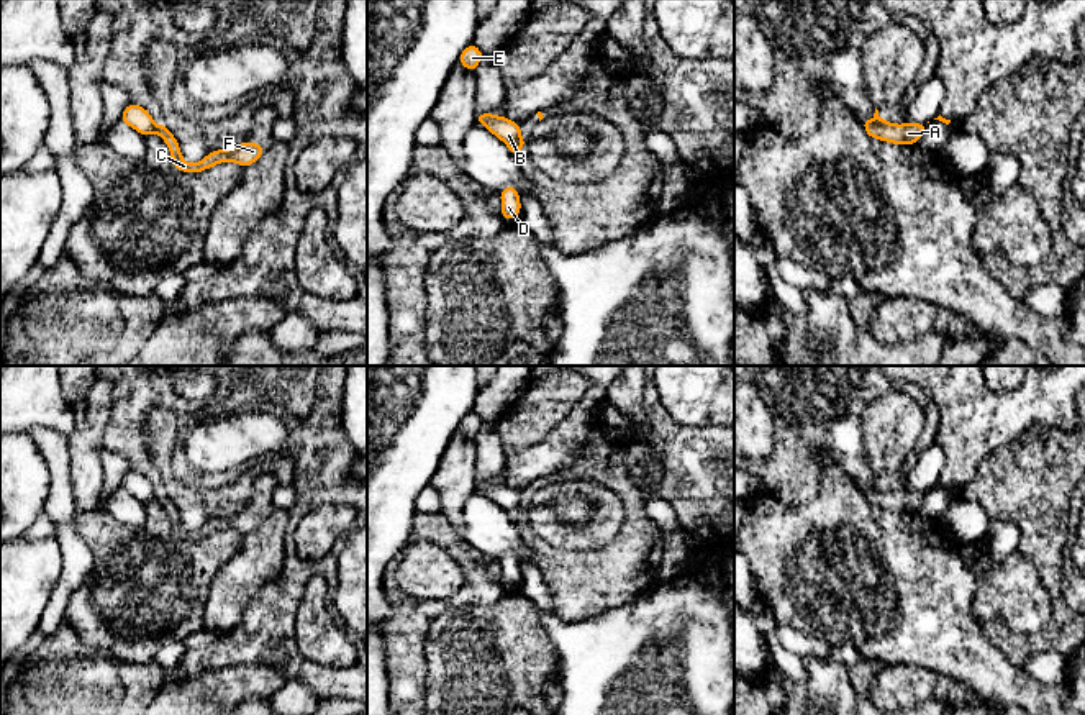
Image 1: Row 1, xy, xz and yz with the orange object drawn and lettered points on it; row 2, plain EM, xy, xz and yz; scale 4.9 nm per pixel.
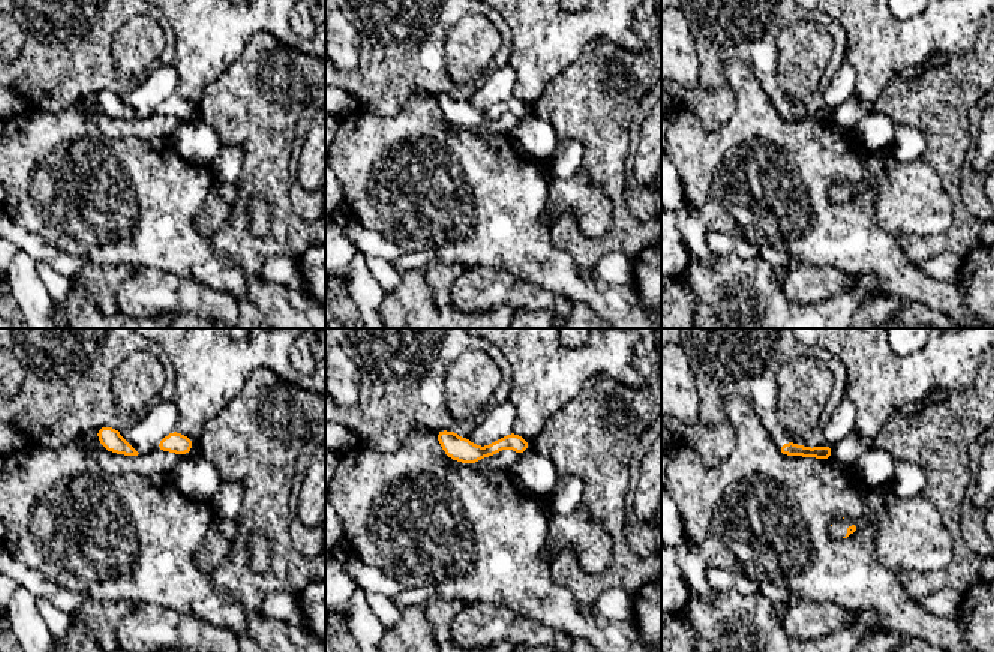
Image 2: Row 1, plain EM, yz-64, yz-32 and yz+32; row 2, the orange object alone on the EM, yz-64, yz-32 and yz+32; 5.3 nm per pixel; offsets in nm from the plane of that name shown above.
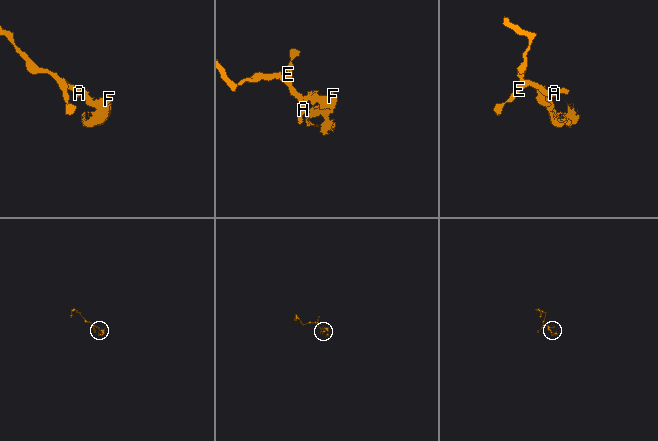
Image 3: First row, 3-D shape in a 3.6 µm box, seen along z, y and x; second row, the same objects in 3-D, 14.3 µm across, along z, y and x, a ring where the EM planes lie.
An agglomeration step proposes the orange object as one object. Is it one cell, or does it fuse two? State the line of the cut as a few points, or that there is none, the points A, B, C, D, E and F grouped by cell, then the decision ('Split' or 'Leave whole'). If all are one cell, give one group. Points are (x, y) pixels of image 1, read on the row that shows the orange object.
Split along xy (154, 125), (156, 132). Groups: A B D E / C F. Split

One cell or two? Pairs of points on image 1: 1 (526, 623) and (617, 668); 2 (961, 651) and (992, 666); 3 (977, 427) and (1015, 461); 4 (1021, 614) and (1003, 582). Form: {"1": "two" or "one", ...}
{"1": "two", "2": "one", "3": "two", "4": "one"}

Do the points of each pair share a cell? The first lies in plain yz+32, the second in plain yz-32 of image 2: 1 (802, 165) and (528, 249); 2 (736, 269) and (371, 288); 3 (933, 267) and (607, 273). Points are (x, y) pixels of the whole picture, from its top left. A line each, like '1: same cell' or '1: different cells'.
1: same cell
2: different cells
3: same cell

